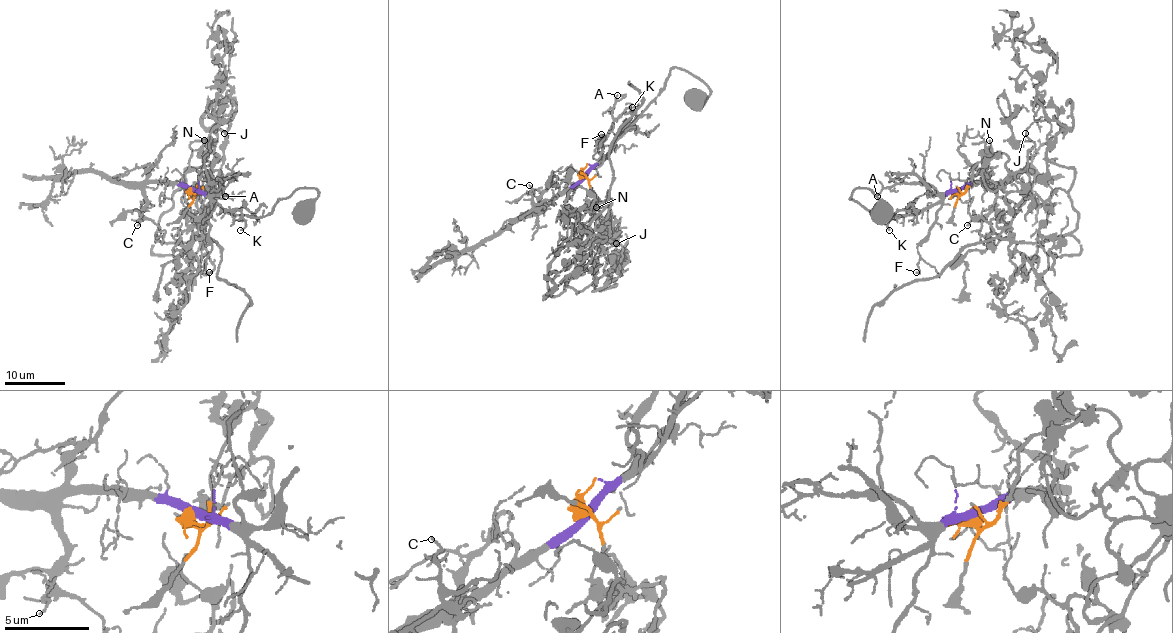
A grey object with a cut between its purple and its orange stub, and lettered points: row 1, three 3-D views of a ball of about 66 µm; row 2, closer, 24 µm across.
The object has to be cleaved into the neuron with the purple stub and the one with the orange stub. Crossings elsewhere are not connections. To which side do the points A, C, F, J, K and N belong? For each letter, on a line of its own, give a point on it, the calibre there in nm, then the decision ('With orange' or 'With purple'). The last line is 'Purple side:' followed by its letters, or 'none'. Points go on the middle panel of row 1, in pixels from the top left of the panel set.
A: Place: (617, 95). Thickness 100 nm. With purple
C: Place: (529, 185). Thickness 120 nm. With purple
F: Place: (601, 134). Thickness 140 nm. With purple
J: Place: (616, 243). Thickness 160 nm. With orange
K: Place: (632, 107). Thickness 110 nm. With purple
N: Place: (596, 207). Thickness 120 nm. With orange
Purple side: A, C, F, K

